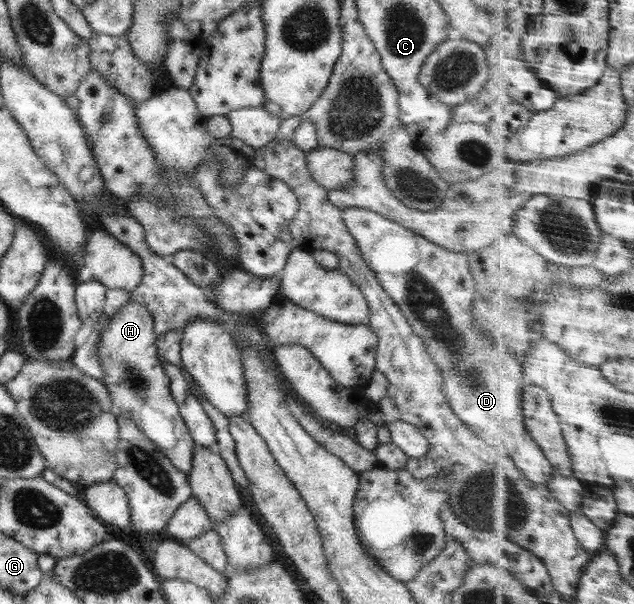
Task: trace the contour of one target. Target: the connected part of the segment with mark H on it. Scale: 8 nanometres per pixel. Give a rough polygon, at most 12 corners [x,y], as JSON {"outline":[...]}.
{"outline":[[111,311],[97,357],[111,412],[179,471],[198,445],[172,398],[153,317]]}

